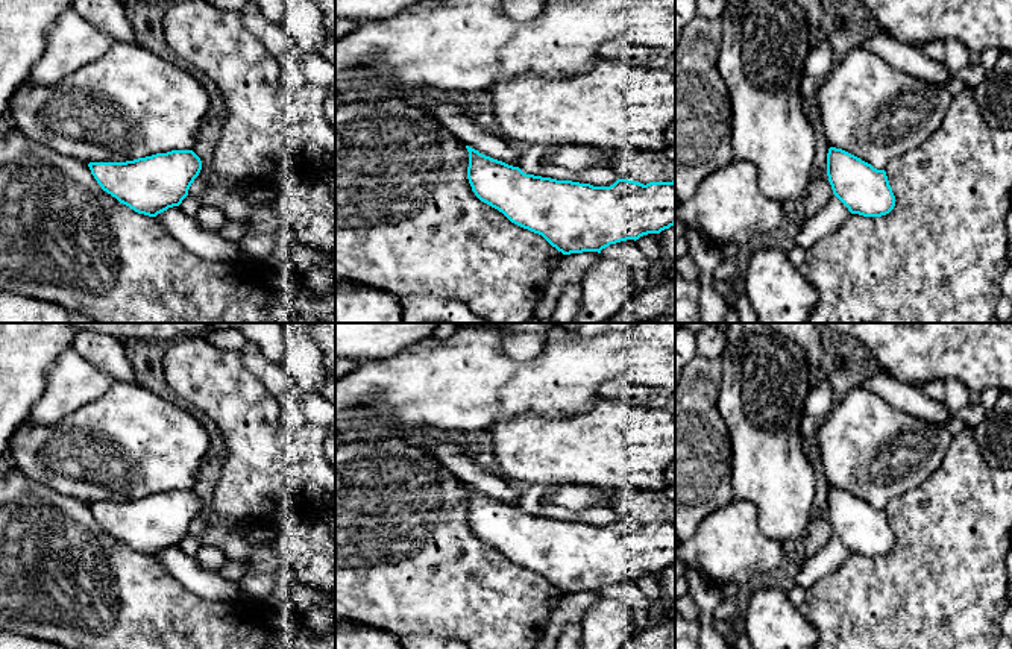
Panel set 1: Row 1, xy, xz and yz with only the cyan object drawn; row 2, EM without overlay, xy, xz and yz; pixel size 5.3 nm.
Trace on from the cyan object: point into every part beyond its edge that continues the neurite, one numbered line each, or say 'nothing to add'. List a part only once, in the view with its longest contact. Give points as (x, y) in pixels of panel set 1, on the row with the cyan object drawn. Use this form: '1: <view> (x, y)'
nothing to add

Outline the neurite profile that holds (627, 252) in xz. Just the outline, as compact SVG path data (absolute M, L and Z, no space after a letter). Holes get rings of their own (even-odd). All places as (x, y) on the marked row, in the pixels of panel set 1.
M634 240L610 244L608 247L601 250L601 255L613 258L621 264L627 265L634 274L637 291L646 290L651 285L649 282L651 261L639 249Z

